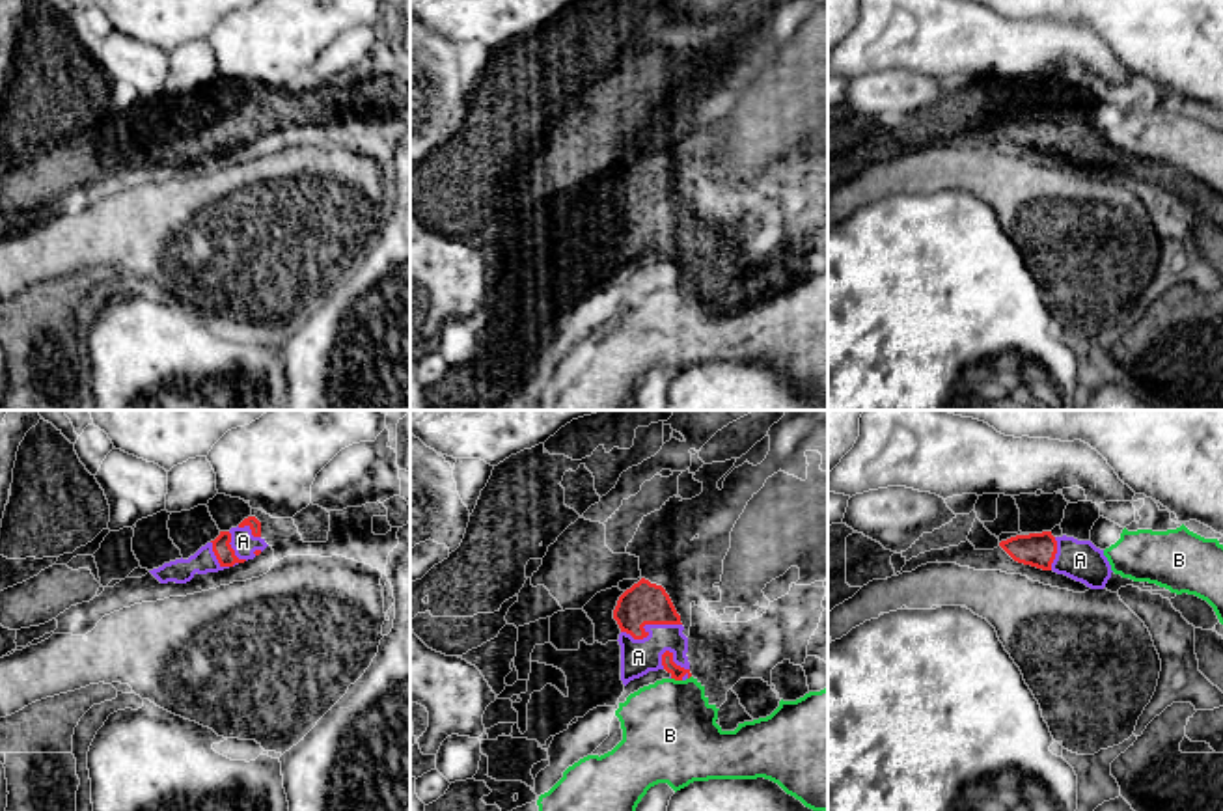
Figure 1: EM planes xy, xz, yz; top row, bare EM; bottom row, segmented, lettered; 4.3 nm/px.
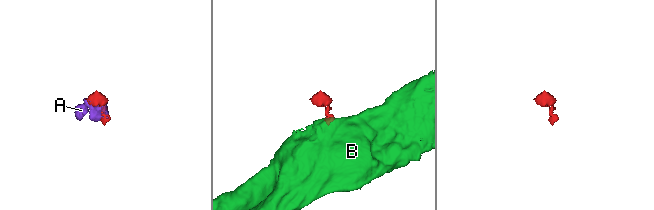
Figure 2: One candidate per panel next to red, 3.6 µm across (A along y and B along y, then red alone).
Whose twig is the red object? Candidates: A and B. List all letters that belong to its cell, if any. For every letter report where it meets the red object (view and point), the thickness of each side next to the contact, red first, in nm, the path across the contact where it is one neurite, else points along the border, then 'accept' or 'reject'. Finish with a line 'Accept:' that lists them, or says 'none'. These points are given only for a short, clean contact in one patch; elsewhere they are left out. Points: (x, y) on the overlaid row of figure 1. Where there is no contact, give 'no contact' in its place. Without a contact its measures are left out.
A: xz (645, 623) | 180/160 nm | accept
B: xz (677, 679) | 60/420 nm | along xz (672, 677), (681, 681) | reject
Accept: A

